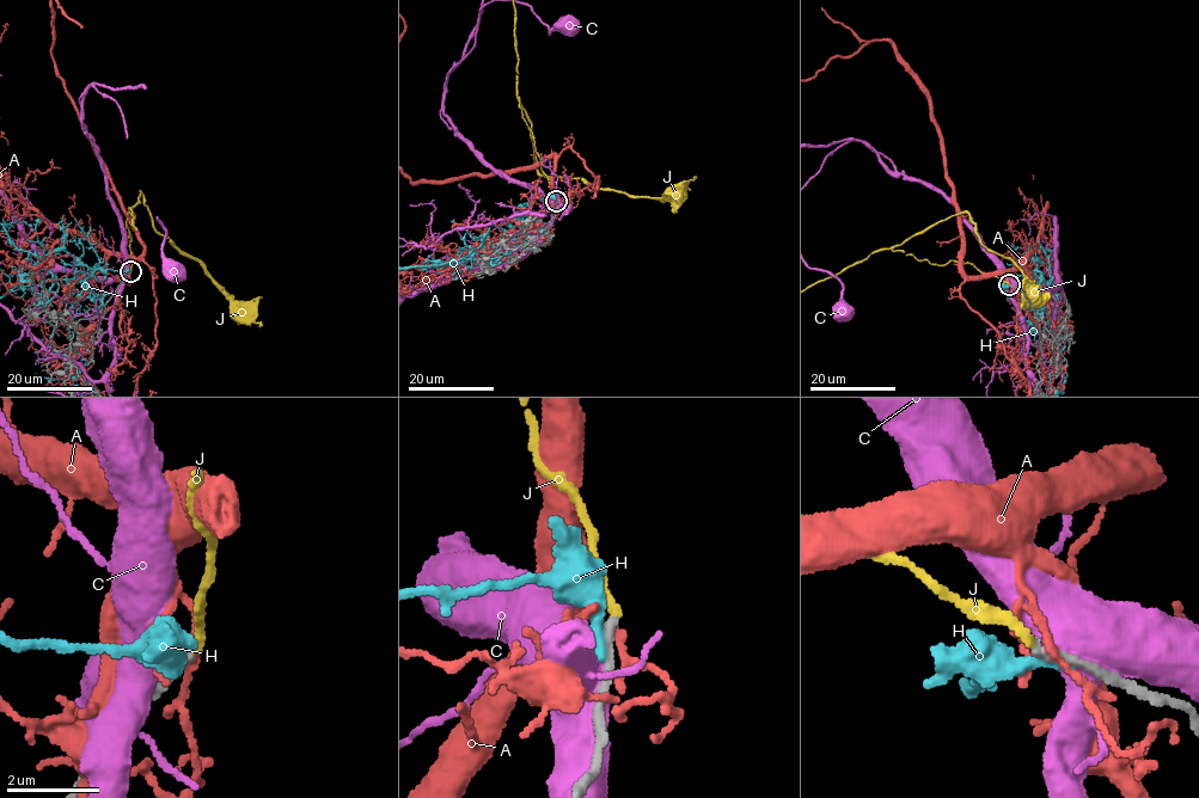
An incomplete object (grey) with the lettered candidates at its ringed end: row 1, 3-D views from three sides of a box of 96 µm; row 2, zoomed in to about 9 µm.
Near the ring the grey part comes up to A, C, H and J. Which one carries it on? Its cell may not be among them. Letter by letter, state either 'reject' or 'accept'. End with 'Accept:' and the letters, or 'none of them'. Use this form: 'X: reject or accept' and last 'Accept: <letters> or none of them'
A: reject
C: reject
H: reject
J: accept
Accept: J

